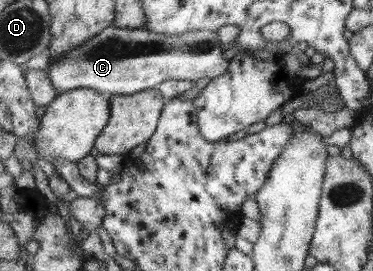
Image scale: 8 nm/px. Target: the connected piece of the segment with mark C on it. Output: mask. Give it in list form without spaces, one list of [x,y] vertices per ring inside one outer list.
[[[111,24],[60,58],[49,59],[45,70],[59,93],[91,88],[108,97],[132,95],[147,88],[157,88],[168,79],[196,82],[204,77],[213,79],[226,72],[230,59],[223,58],[222,45],[216,31],[199,30],[163,36],[145,27],[127,29]]]

